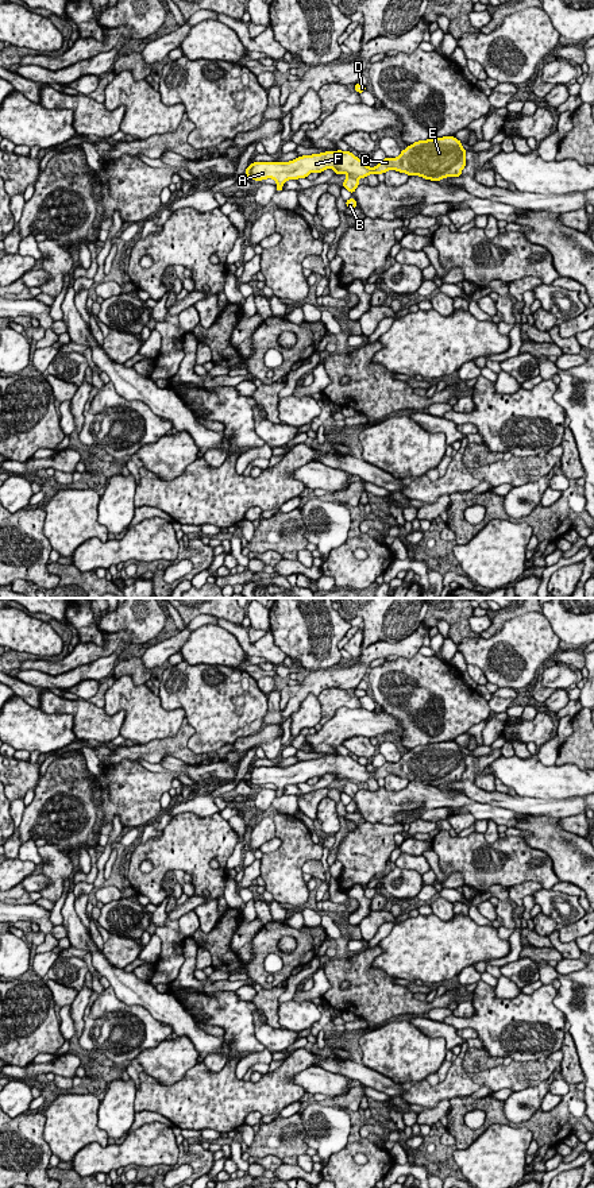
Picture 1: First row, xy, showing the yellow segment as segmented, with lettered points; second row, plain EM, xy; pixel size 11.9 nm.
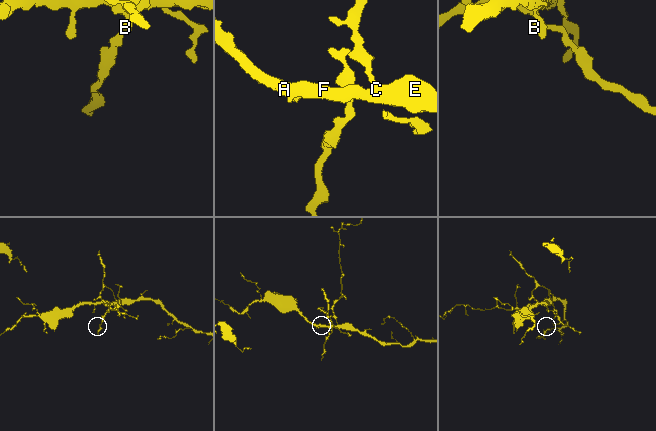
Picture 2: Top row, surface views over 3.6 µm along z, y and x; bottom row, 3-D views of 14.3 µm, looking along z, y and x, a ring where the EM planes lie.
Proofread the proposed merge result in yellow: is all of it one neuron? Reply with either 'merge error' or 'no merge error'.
merge error

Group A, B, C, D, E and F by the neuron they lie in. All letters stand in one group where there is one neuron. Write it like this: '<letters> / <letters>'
A C E F / B D

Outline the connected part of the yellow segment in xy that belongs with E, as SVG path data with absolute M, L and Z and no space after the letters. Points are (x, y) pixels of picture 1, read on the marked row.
M443 136L414 142L397 158L386 157L375 167L369 167L366 161L351 151L338 150L302 155L285 163L254 162L247 166L246 177L255 181L271 178L277 182L277 192L282 192L282 185L289 180L306 178L310 173L321 173L325 169L333 169L338 176L348 174L356 178L396 170L437 182L447 177L460 177L466 166L466 153L455 136Z

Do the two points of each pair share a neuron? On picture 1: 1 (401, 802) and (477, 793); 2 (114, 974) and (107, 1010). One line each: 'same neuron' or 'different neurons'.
1: different neurons
2: different neurons

